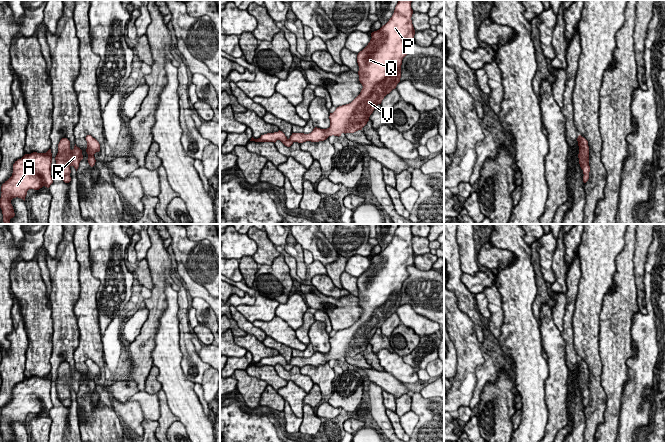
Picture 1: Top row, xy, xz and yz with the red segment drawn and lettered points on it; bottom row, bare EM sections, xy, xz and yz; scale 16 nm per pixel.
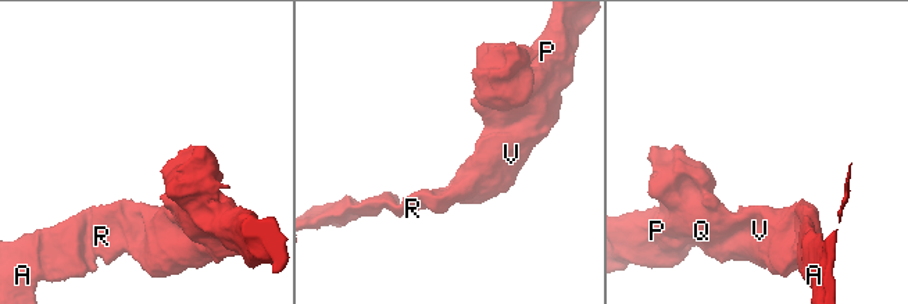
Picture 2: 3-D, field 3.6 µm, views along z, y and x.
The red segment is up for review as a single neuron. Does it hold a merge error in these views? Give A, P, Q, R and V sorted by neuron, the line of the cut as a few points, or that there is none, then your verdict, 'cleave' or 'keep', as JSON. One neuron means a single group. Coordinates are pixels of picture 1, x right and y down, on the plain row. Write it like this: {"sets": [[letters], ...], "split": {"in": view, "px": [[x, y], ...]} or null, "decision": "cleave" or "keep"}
{"sets": [["A", "P", "Q", "R", "V"]], "split": null, "decision": "keep"}

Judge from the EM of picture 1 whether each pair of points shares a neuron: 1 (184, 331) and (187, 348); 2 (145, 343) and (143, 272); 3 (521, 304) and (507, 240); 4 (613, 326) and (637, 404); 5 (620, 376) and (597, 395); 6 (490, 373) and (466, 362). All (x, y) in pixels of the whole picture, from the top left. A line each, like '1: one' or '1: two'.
1: one
2: two
3: one
4: two
5: two
6: two

